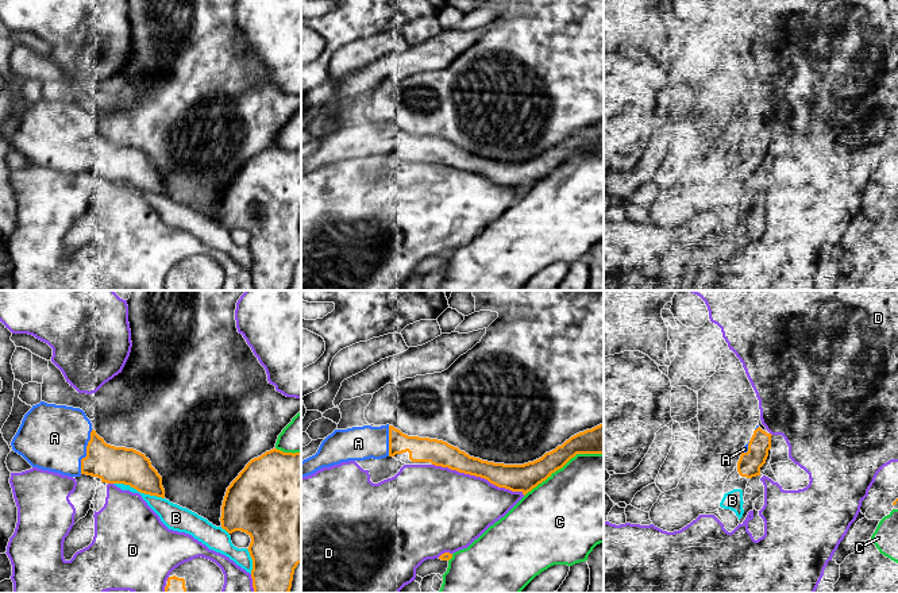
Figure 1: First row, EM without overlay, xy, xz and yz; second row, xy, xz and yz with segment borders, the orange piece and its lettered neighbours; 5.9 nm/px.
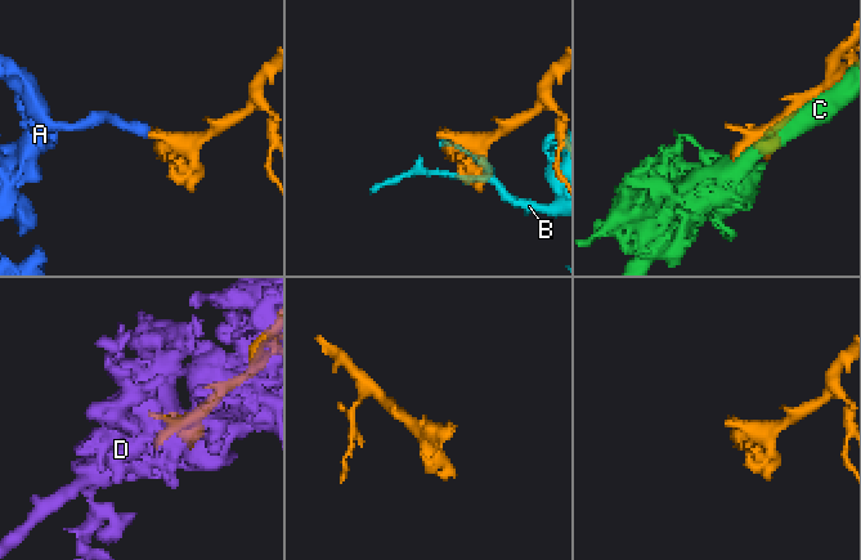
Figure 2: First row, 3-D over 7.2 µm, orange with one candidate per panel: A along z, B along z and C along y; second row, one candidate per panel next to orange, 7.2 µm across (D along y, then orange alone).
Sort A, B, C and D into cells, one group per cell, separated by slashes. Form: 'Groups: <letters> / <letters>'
Groups: A / B / C / D

